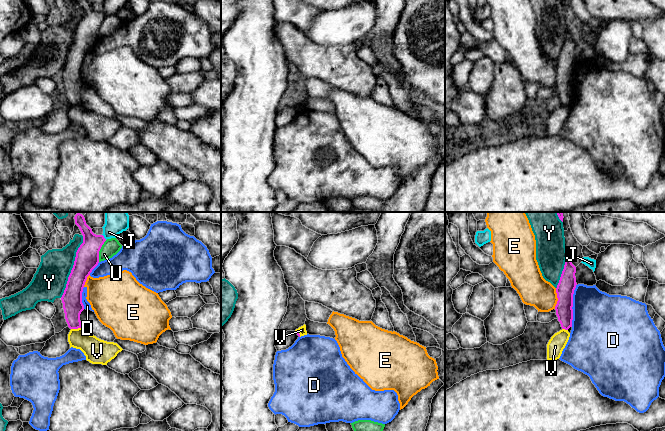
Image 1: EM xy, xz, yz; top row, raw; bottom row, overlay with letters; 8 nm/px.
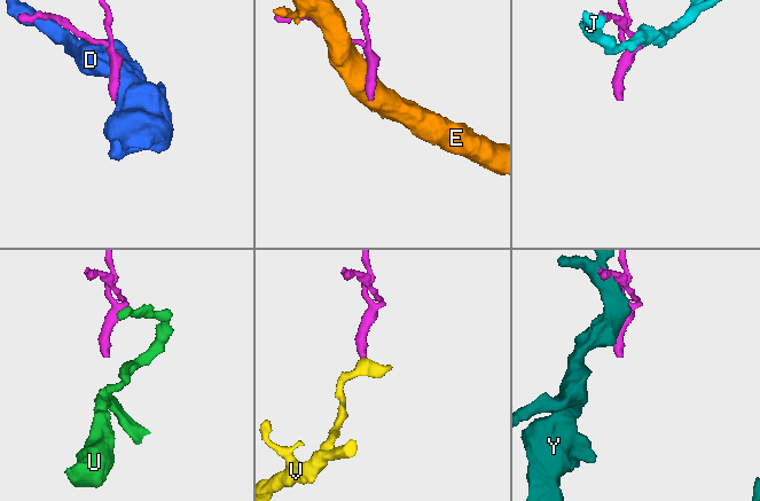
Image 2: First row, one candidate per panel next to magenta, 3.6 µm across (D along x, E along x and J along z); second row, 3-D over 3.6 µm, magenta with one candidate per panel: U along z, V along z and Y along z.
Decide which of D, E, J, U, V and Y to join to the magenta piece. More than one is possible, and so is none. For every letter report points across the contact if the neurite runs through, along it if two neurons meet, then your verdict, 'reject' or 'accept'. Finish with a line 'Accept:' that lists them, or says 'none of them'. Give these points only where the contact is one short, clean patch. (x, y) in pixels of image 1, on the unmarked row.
D: reject
E: reject
J: reject
U: border xy (106, 16), (99, 27), (98, 37); reject
V: border xy (80, 103), (71, 105); reject
Y: reject
Accept: none of them

